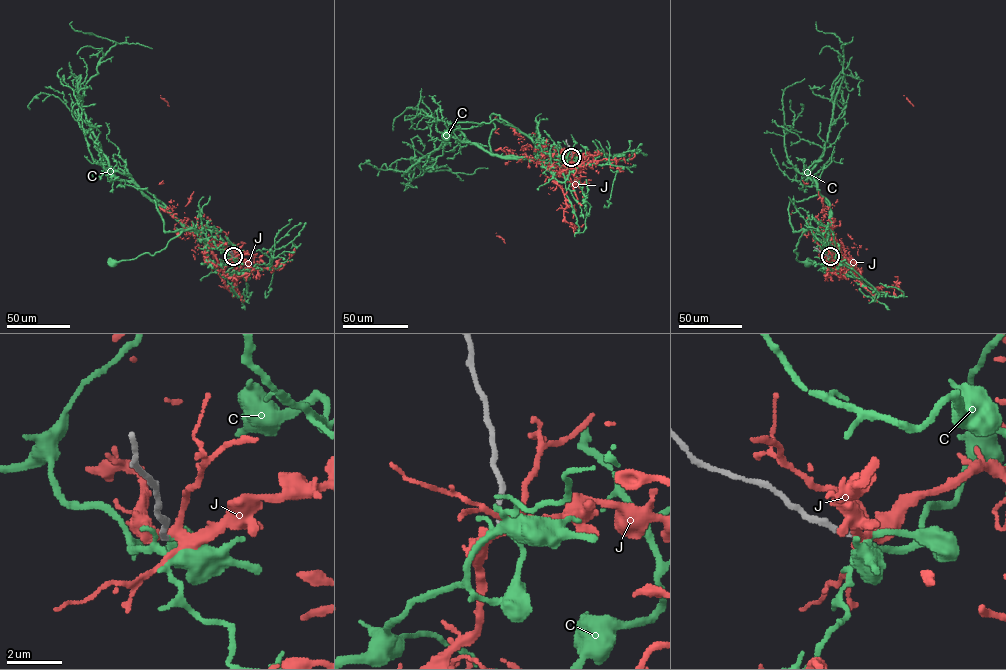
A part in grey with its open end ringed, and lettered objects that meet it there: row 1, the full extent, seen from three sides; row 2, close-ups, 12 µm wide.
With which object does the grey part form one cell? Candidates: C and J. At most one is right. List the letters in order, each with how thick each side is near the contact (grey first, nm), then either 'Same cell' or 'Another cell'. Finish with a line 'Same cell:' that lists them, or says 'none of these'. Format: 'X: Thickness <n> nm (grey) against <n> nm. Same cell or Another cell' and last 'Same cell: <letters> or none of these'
C: Thickness 200 nm (grey) against 170 nm. Same cell
J: Thickness 200 nm (grey) against 340 nm. Another cell
Same cell: C

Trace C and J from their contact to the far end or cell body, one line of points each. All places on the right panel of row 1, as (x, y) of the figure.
C: (830, 256), (836, 253), (833, 241), (824, 233), (806, 229), (793, 251), (797, 253), (797, 260), (806, 263)
J: (830, 256), (840, 247), (827, 232), (833, 224), (823, 217), (825, 208), (834, 205), (912, 105), (907, 97)

